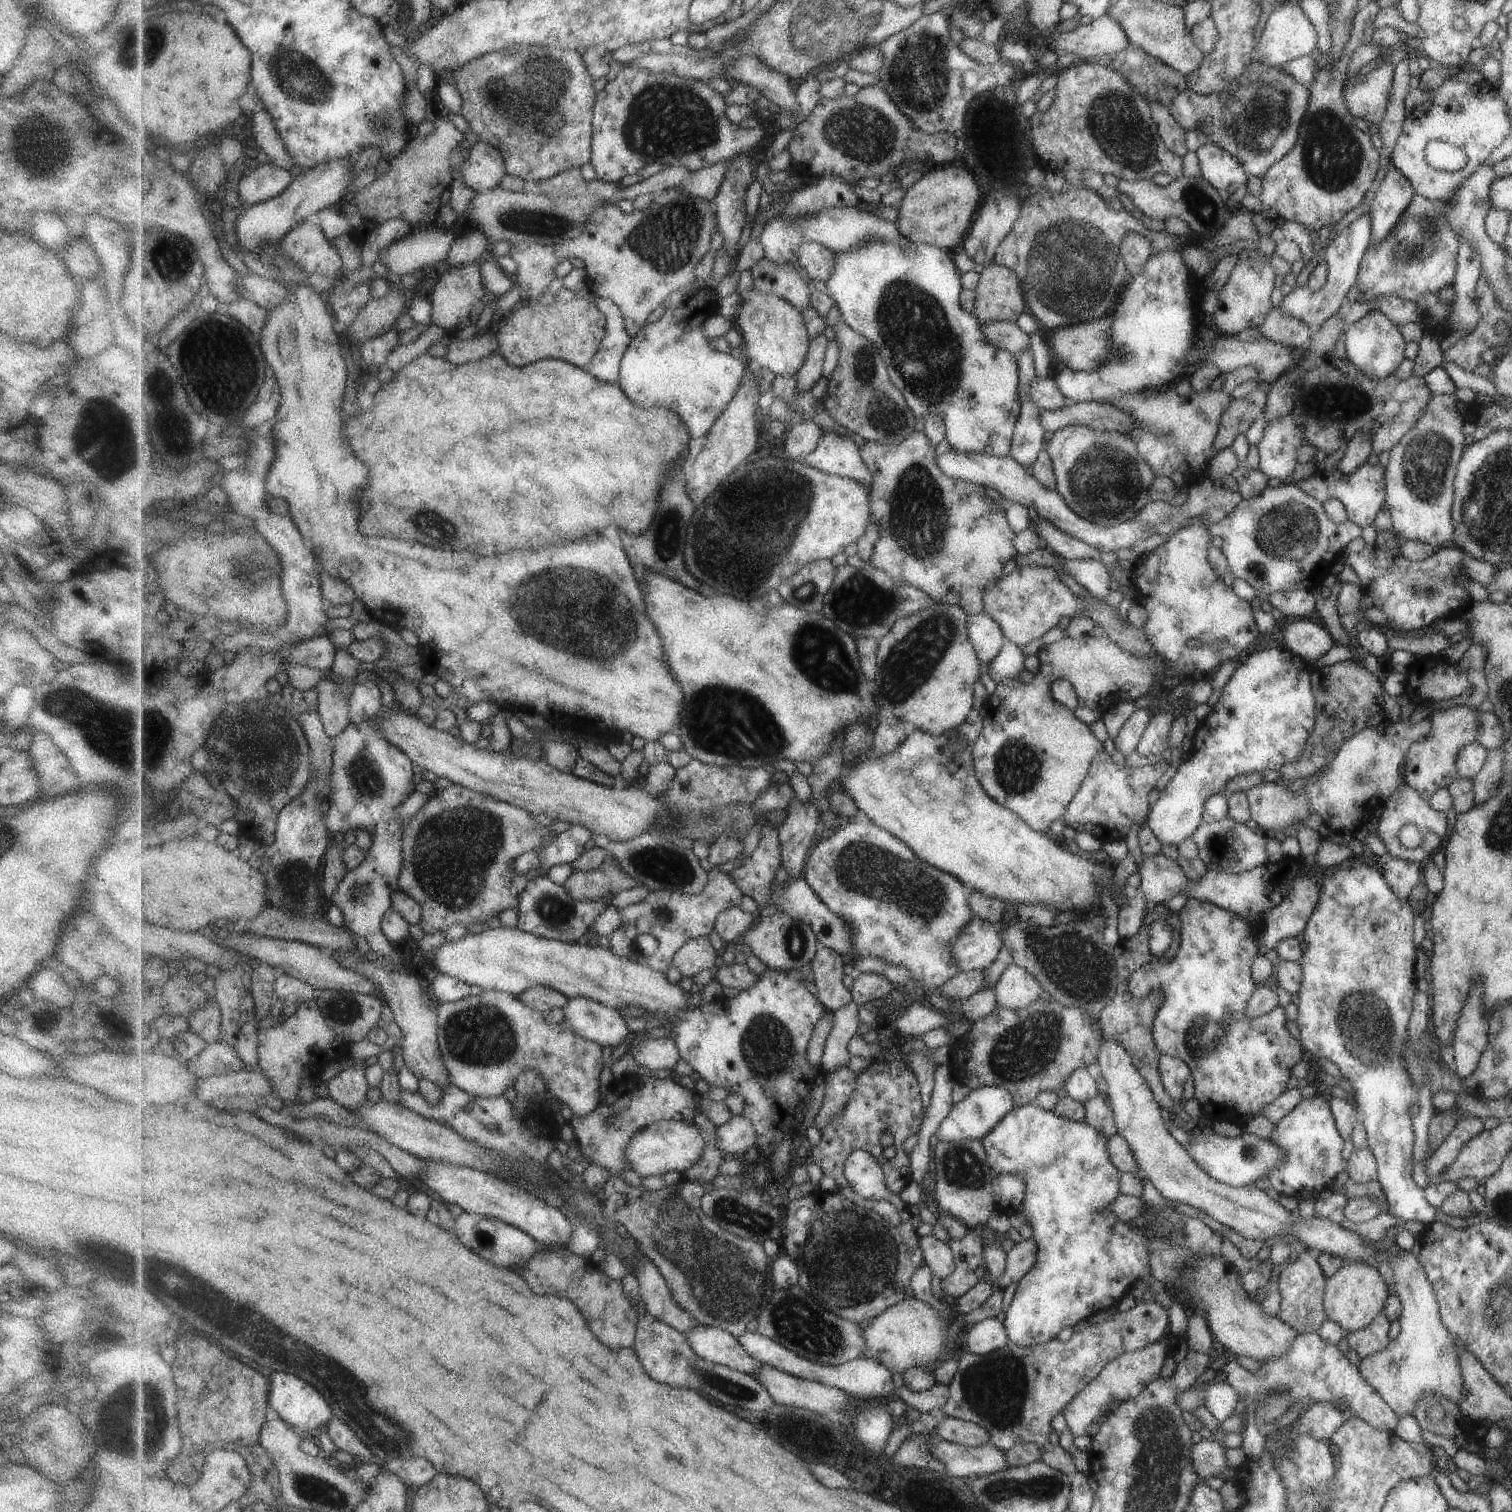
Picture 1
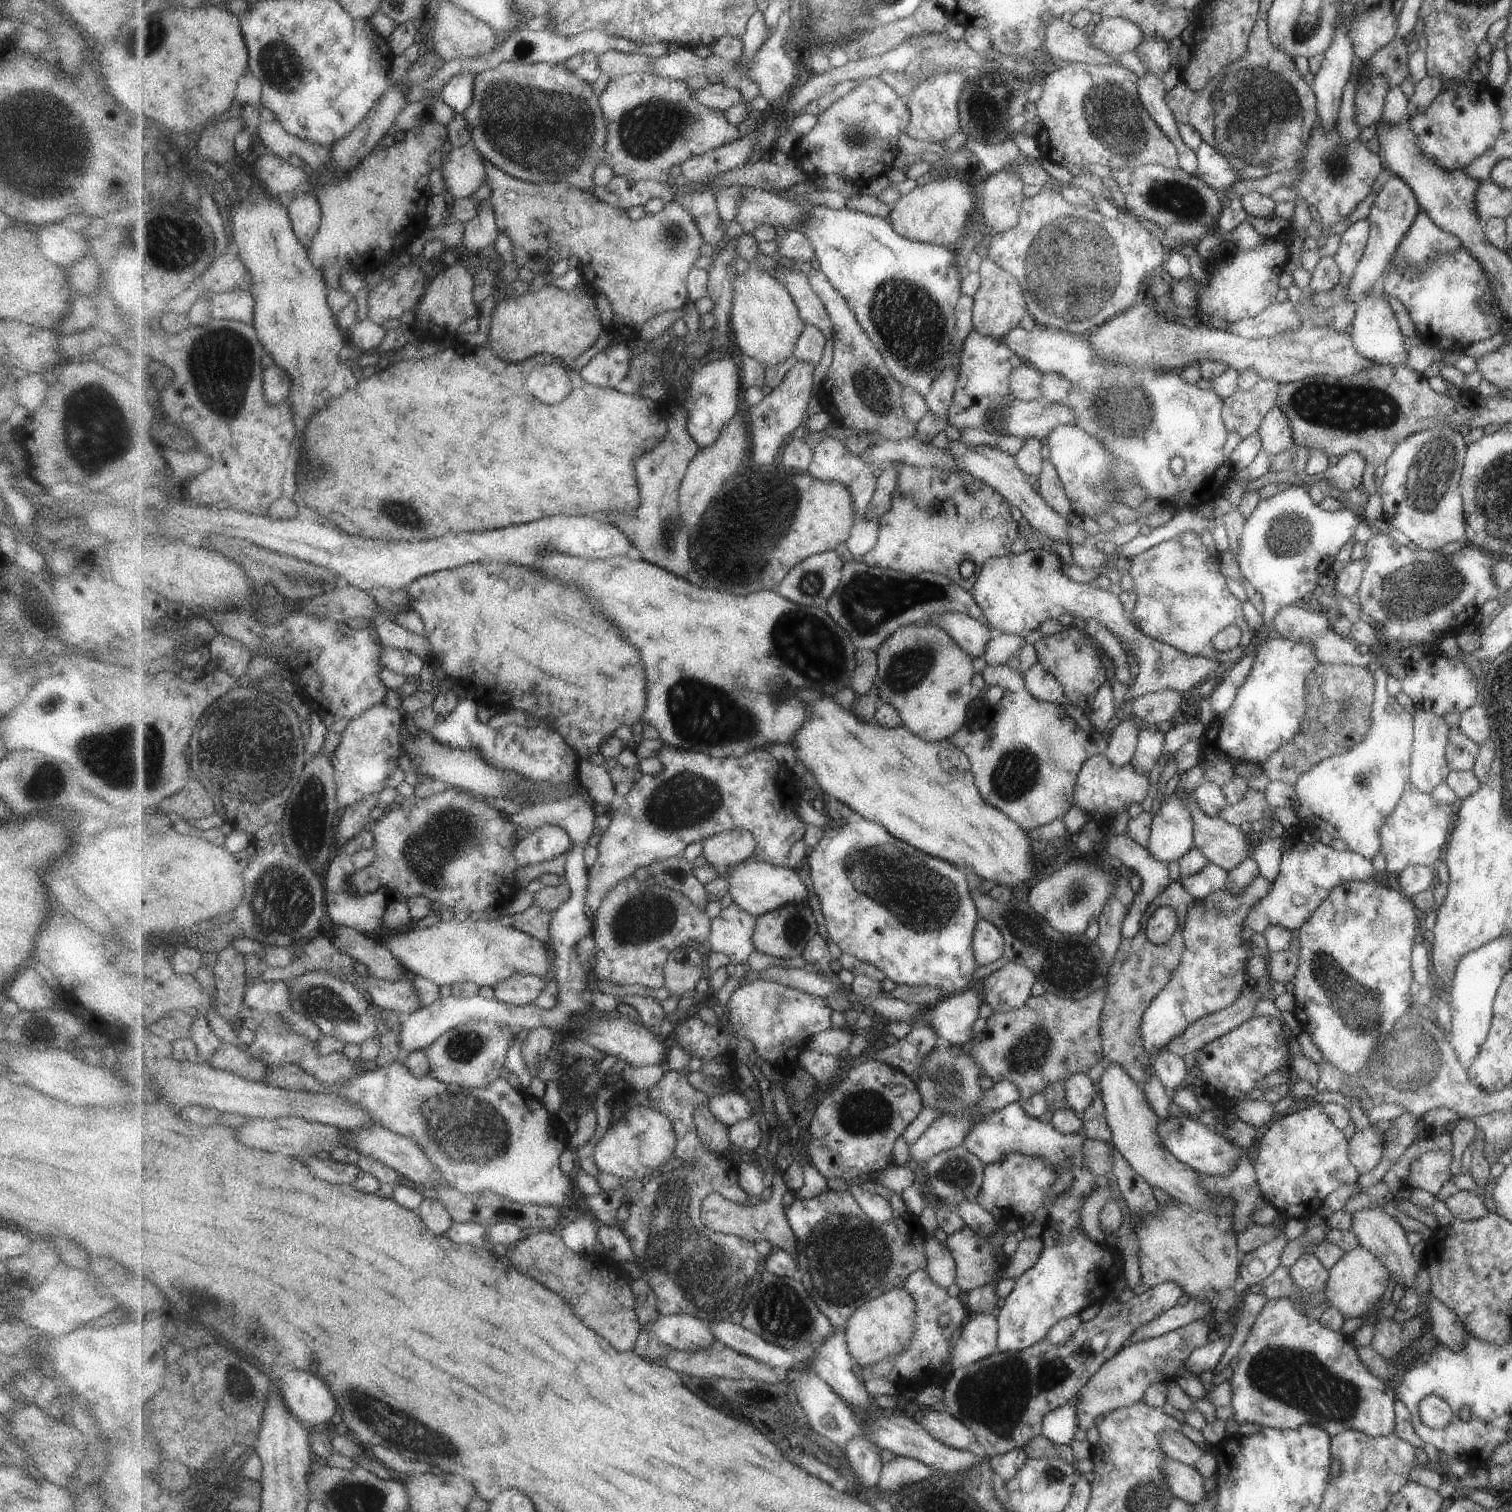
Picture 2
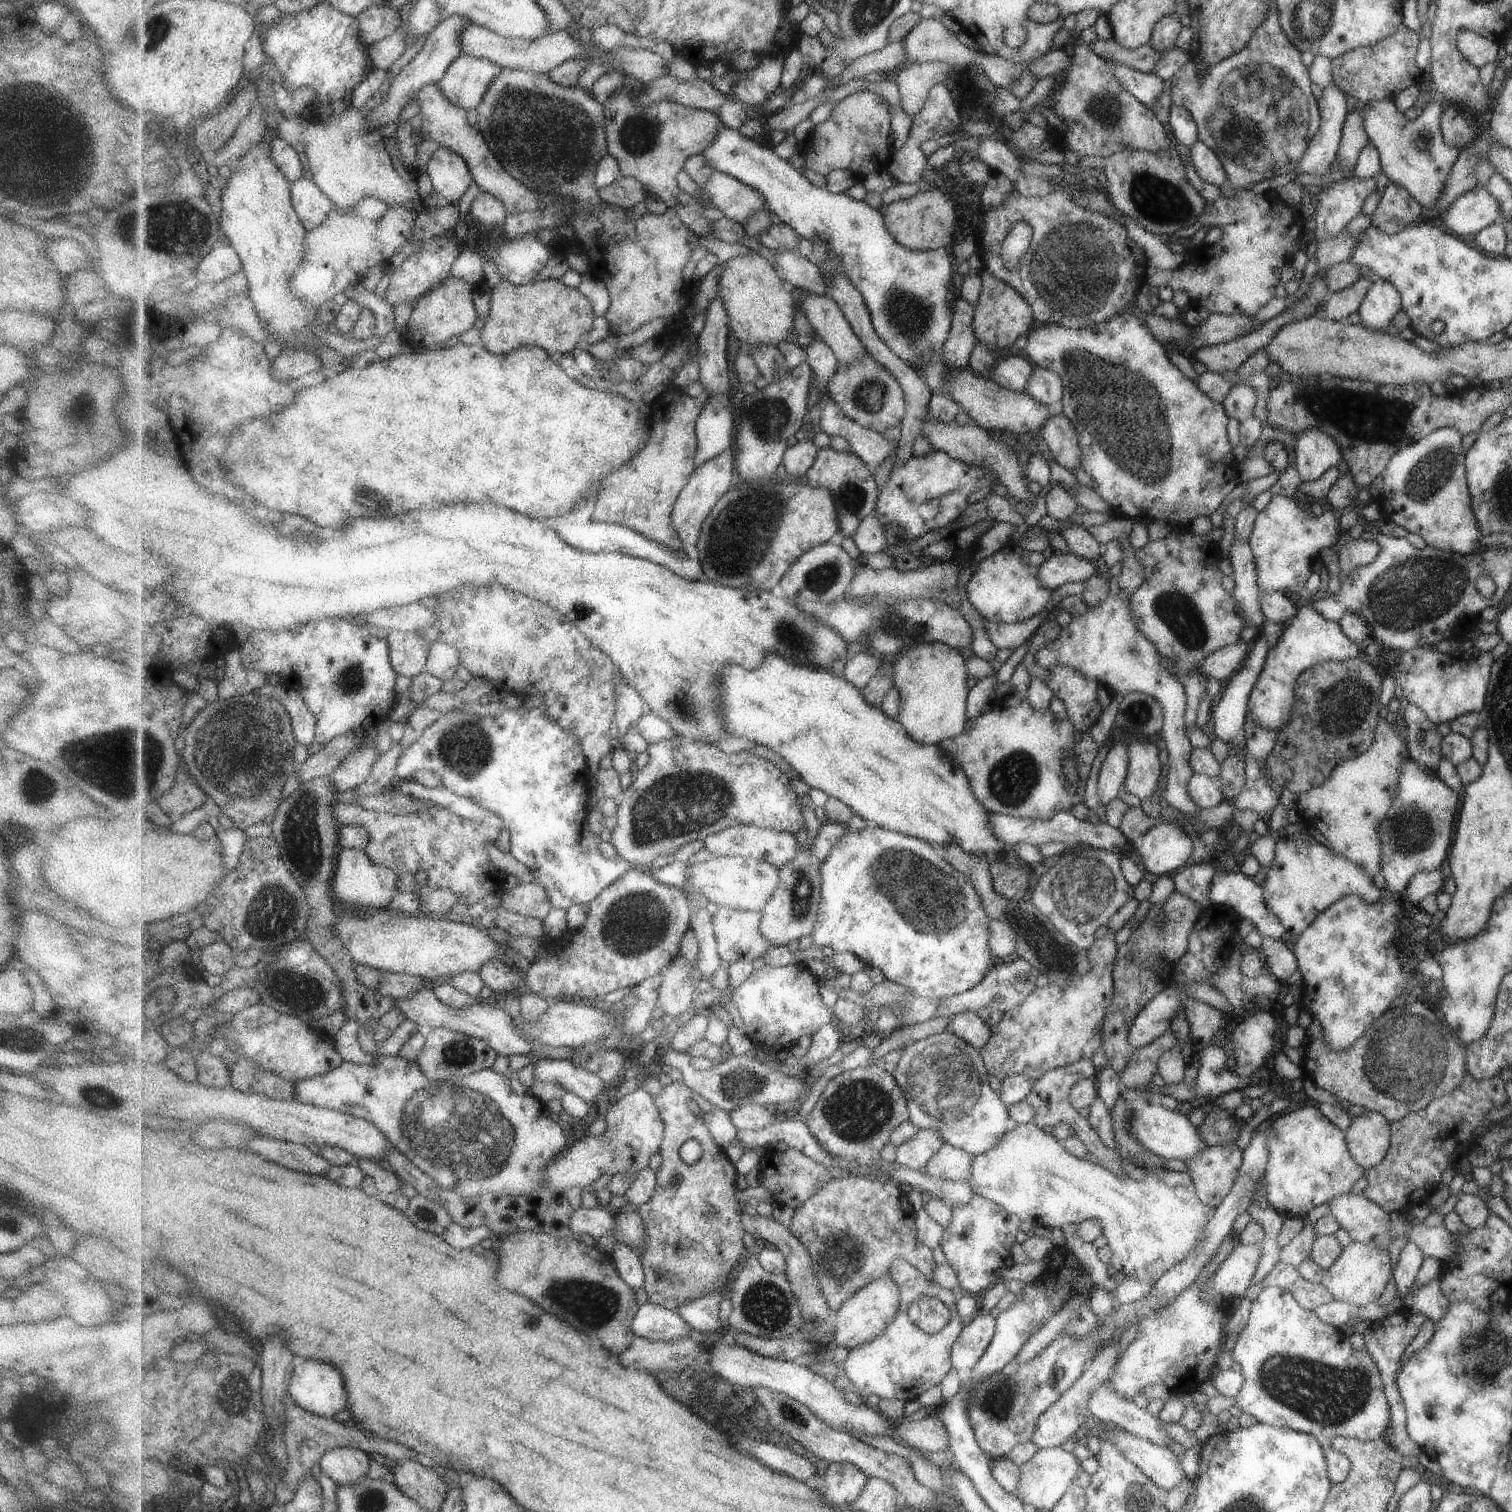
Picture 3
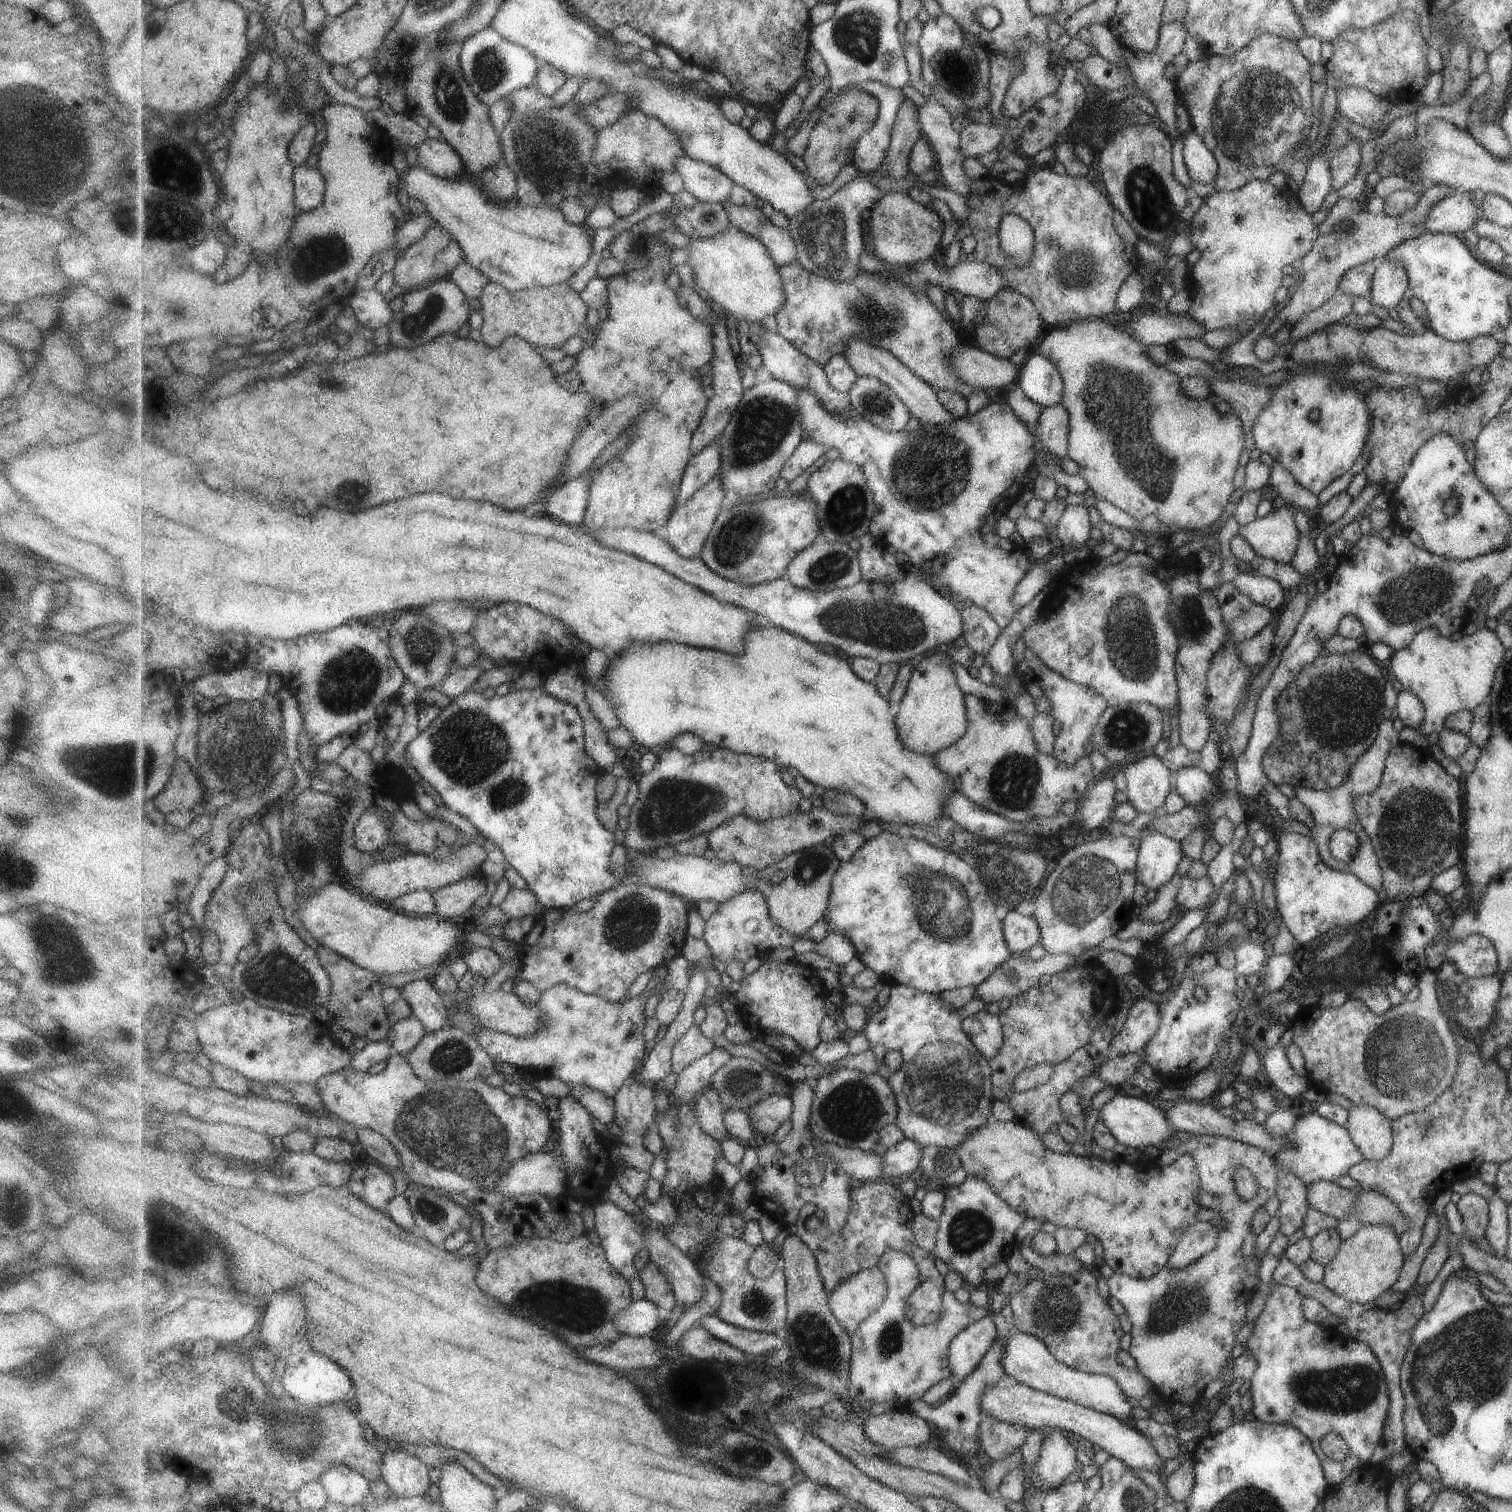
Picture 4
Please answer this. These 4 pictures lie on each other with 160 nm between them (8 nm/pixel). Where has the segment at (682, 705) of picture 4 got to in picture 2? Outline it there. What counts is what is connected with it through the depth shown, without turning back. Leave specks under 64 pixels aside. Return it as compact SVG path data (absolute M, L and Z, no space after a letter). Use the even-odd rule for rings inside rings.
M817 692L799 694L805 696L805 702L809 702L809 706L813 708L813 720L809 720L809 724L805 724L801 732L797 732L797 748L793 750L799 750L797 758L805 766L807 773L811 772L815 776L826 800L843 802L857 817L879 822L889 828L893 836L913 844L915 848L931 856L949 860L951 864L957 864L965 870L973 870L981 879L1003 882L1014 889L1034 881L1037 863L1044 860L1040 860L1031 850L1031 836L1005 812L985 802L977 790L976 780L971 772L971 761L961 748L953 746L949 739L925 742L905 726L883 728L875 722L861 722L857 716L853 716L853 712Z

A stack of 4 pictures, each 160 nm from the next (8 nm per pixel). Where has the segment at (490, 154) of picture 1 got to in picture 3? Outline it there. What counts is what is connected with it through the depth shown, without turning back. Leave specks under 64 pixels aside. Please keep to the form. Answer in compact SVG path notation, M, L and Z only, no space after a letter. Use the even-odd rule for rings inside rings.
M440 146L430 158L427 174L437 194L445 197L449 203L458 204L467 196L474 178L467 162L449 148Z

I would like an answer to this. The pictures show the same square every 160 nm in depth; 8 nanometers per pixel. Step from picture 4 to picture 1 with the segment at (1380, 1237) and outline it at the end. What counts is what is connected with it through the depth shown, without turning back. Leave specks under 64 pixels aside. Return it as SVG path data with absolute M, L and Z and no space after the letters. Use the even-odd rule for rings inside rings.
M1351 1261L1331 1274L1324 1282L1322 1291L1323 1312L1345 1333L1360 1331L1368 1326L1382 1312L1385 1299L1388 1297L1387 1286L1377 1272L1375 1263Z

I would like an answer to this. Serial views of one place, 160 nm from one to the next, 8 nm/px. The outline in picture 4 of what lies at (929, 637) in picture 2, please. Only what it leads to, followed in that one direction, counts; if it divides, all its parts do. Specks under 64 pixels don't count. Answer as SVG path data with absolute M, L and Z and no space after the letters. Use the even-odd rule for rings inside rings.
M936 650L915 662L915 670L905 696L899 702L896 728L899 738L913 752L937 754L957 744L968 732L968 710L965 694L957 685L957 674L949 654Z

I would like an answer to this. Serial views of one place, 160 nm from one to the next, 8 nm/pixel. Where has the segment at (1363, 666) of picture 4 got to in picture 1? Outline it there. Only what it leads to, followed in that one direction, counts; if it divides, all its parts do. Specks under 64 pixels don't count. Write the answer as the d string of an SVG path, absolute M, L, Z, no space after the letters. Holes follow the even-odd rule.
M1350 659L1311 671L1311 685L1315 703L1314 723L1300 758L1275 770L1281 772L1283 783L1319 771L1335 756L1345 740L1358 734L1370 717L1383 710L1385 693L1379 678Z

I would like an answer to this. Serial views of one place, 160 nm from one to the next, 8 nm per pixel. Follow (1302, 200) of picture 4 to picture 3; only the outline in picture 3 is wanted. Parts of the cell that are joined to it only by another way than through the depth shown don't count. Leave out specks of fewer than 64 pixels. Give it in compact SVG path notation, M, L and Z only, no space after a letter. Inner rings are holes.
M1332 81L1322 91L1316 101L1320 118L1317 132L1310 138L1296 166L1297 172L1311 174L1313 178L1319 176L1320 179L1331 171L1331 162L1340 142L1340 129L1351 106L1350 101Z

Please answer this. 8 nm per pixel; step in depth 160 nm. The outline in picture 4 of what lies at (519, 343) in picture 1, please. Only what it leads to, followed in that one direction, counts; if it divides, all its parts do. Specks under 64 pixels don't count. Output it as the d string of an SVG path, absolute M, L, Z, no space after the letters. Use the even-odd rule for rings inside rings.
M491 282L483 288L479 303L485 316L481 334L483 342L489 346L501 346L507 336L519 336L530 344L559 349L583 328L589 312L588 305L568 282L543 288L525 288L519 292L509 292L501 284Z

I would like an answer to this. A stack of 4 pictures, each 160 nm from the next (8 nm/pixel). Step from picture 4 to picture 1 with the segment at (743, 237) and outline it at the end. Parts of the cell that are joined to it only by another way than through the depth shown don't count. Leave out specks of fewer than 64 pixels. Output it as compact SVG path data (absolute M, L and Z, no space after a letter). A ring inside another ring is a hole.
M750 290L744 296L733 326L739 328L744 338L747 356L751 363L772 370L777 376L796 376L808 360L812 336L805 322L804 312L788 300L778 296Z

